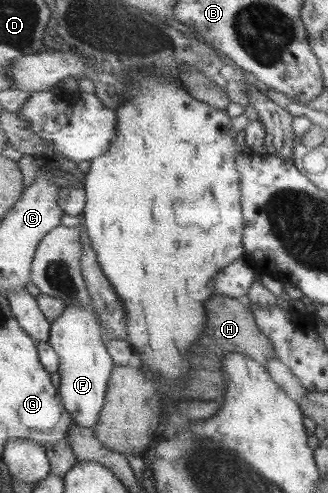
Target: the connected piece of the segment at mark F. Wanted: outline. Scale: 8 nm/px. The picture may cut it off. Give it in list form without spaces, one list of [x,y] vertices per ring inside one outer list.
[[[82,304],[66,305],[61,316],[52,323],[50,343],[60,358],[60,395],[74,422],[92,429],[100,422],[100,412],[106,401],[108,382],[115,365],[104,339],[103,328],[94,310]]]

